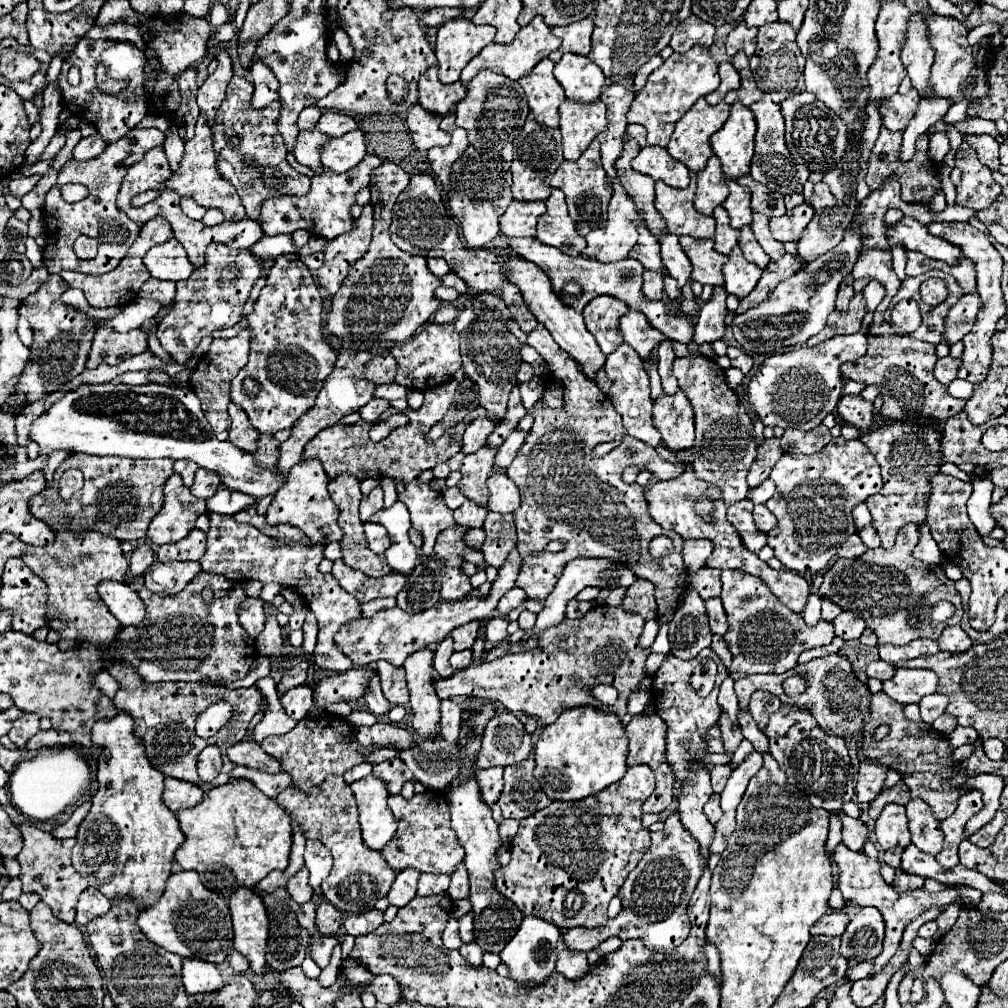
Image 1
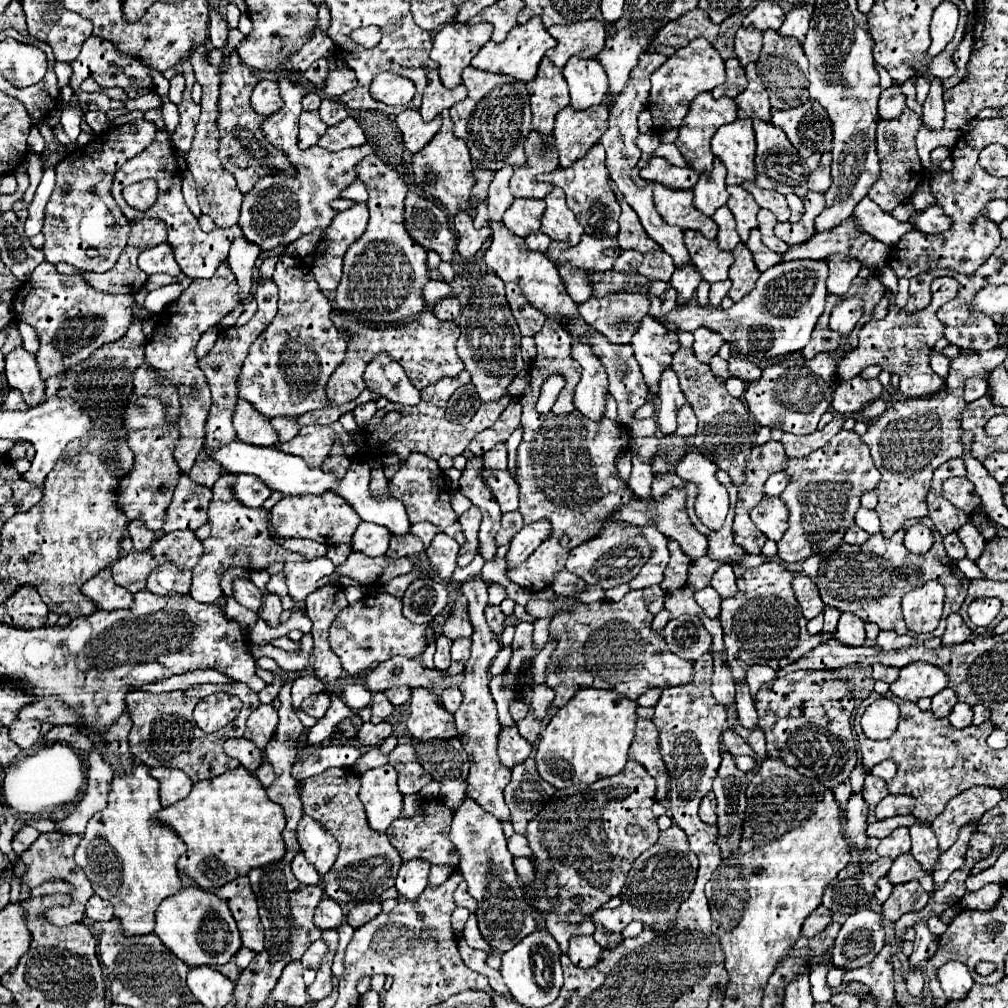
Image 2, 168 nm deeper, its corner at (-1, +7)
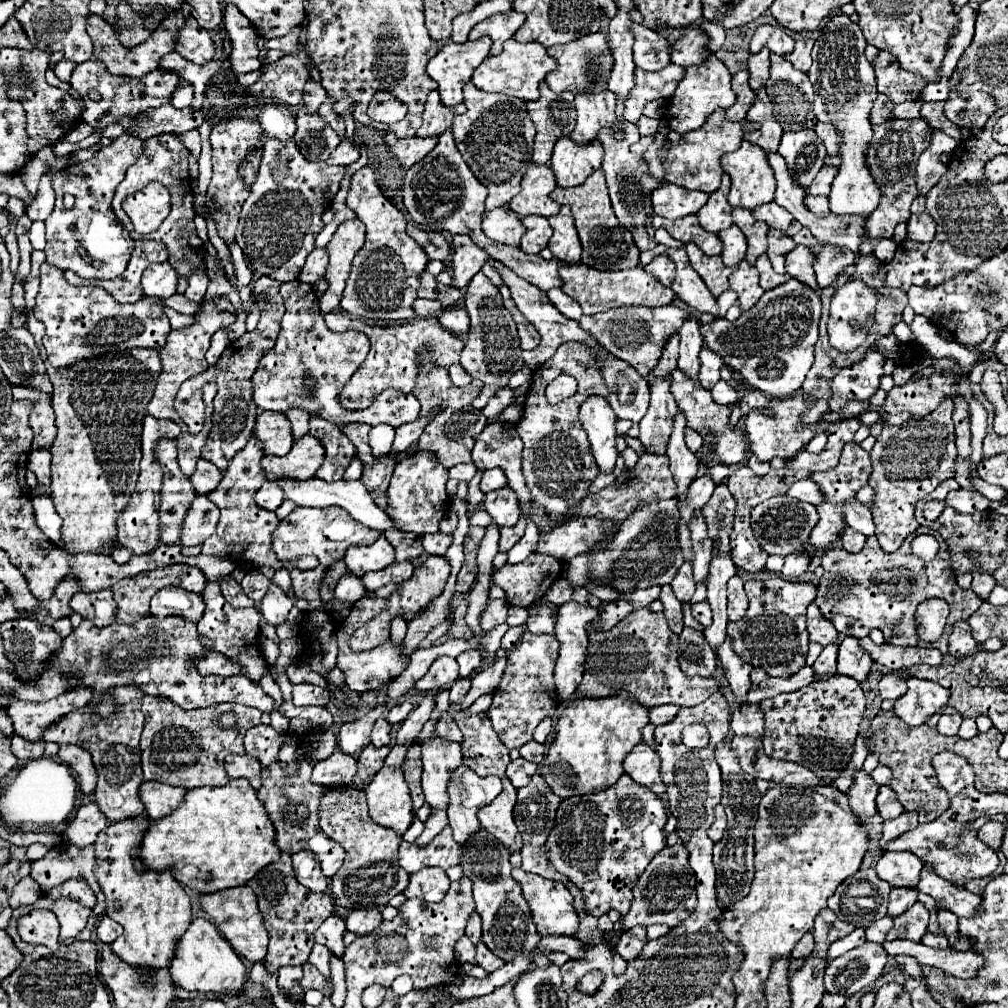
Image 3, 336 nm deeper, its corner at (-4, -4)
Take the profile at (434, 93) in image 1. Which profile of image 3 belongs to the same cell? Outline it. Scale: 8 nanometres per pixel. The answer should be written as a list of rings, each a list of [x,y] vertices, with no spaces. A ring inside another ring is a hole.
[[[430,91],[428,101],[426,101],[426,109],[422,115],[422,127],[416,131],[418,137],[430,137],[430,135],[442,135],[446,129],[450,129],[452,125],[452,117],[458,113],[466,113],[466,105],[454,105],[454,107],[446,107],[440,103],[440,95],[438,91]]]

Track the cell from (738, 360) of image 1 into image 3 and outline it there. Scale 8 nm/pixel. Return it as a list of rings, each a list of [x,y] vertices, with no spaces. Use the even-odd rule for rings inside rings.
[[[752,387],[750,389],[744,389],[742,391],[742,399],[740,399],[740,409],[742,409],[742,415],[748,415],[752,409],[764,409],[768,405],[768,399],[766,395],[762,395],[762,391],[754,391]]]

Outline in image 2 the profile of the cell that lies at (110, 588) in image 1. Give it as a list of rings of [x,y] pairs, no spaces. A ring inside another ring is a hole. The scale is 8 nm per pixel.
[[[109,568],[89,578],[81,586],[81,594],[87,596],[99,610],[107,610],[107,612],[129,608],[133,604],[133,594],[129,594],[125,588],[119,588],[113,582]]]

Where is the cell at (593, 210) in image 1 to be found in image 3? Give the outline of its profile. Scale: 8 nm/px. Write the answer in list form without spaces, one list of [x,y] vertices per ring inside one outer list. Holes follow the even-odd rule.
[[[602,169],[594,171],[594,175],[590,175],[590,179],[586,179],[586,183],[582,183],[578,187],[570,187],[570,189],[556,187],[550,193],[550,197],[560,205],[570,205],[570,209],[572,209],[576,229],[578,229],[578,235],[582,241],[582,263],[596,267],[598,271],[620,271],[620,269],[630,269],[630,267],[638,265],[640,251],[636,249],[630,231],[620,229],[620,223],[610,205]]]

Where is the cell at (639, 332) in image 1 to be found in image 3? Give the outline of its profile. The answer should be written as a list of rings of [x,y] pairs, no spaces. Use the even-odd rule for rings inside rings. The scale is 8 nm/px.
[[[648,377],[652,401],[648,413],[640,421],[640,443],[648,453],[666,453],[666,443],[672,433],[672,417],[678,411],[674,395],[670,391],[672,379],[666,377]]]

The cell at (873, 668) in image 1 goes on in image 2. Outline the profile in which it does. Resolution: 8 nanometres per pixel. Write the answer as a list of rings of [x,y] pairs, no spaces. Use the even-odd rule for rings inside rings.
[[[875,664],[873,666],[873,678],[891,684],[899,678],[899,668],[889,668],[889,666],[883,666],[883,664]]]

